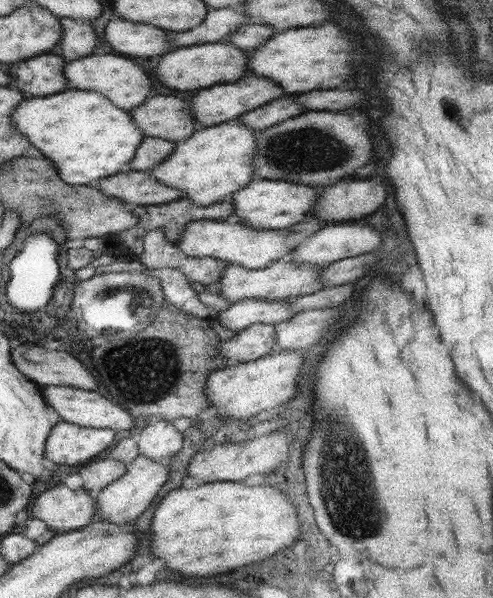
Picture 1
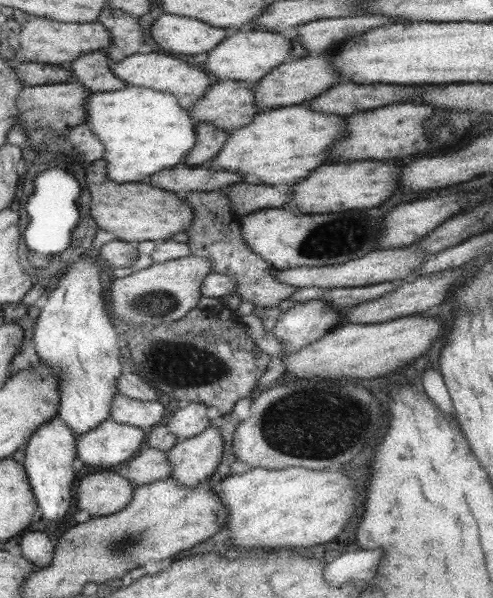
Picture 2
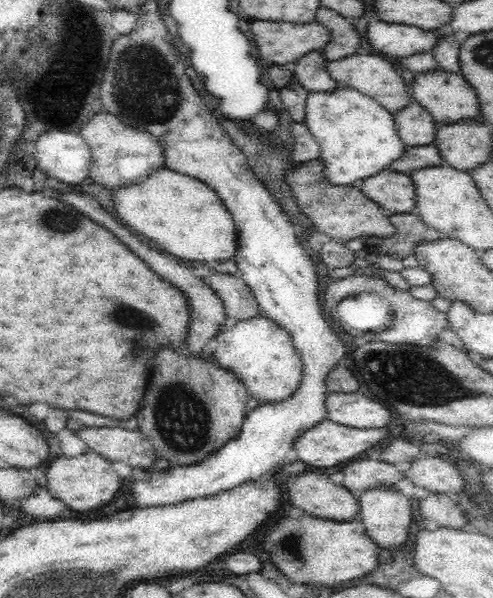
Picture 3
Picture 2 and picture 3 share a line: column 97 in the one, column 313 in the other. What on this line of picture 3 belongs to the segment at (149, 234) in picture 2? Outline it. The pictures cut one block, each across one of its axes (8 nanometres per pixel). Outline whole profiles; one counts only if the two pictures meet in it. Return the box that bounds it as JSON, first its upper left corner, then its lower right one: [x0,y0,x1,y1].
[285,160,396,239]

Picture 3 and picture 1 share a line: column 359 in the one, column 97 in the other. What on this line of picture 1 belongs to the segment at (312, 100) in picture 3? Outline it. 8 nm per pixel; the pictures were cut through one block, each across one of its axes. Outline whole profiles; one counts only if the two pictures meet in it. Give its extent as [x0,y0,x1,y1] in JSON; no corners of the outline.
[10,88,146,185]

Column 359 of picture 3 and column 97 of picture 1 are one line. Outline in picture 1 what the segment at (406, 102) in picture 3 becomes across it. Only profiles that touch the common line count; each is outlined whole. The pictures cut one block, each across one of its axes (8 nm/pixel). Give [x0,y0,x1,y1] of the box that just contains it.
[64,54,154,111]

